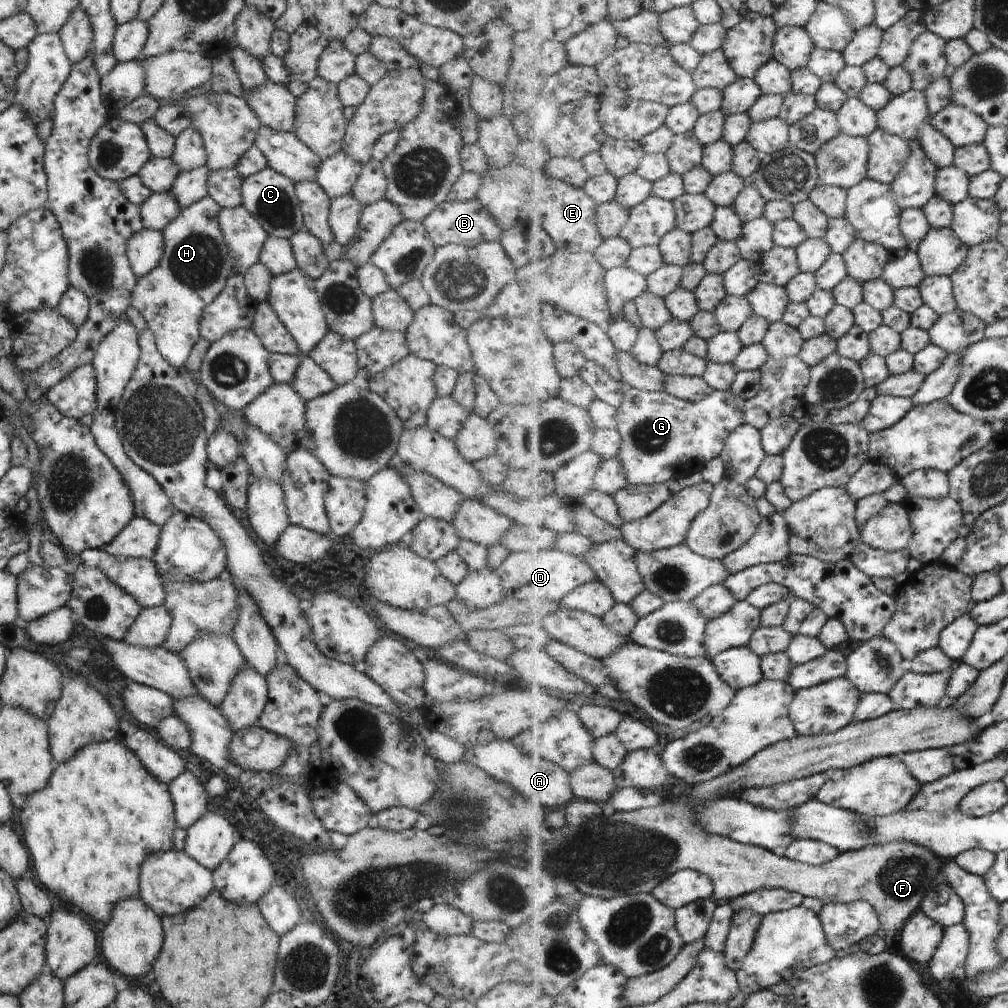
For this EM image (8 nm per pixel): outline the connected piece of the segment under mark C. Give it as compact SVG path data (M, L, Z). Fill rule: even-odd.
M269 167L264 168L261 172L244 180L241 194L243 207L258 222L268 237L289 240L296 232L305 231L295 184L283 174Z

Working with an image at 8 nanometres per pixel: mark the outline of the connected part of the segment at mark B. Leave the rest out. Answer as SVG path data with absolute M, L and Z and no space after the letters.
M478 199L470 201L446 201L440 204L421 223L435 247L445 245L474 246L484 242L500 241L502 228L490 214L487 204Z

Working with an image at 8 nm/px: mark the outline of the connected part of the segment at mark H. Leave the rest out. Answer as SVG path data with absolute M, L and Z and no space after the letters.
M209 195L191 206L180 209L176 219L172 220L162 231L164 236L162 260L149 274L137 278L136 286L130 296L132 298L130 306L138 310L148 324L148 329L154 334L160 354L176 369L184 369L192 348L201 338L200 320L204 308L222 292L226 280L234 274L232 258L218 225L220 211L219 205Z

